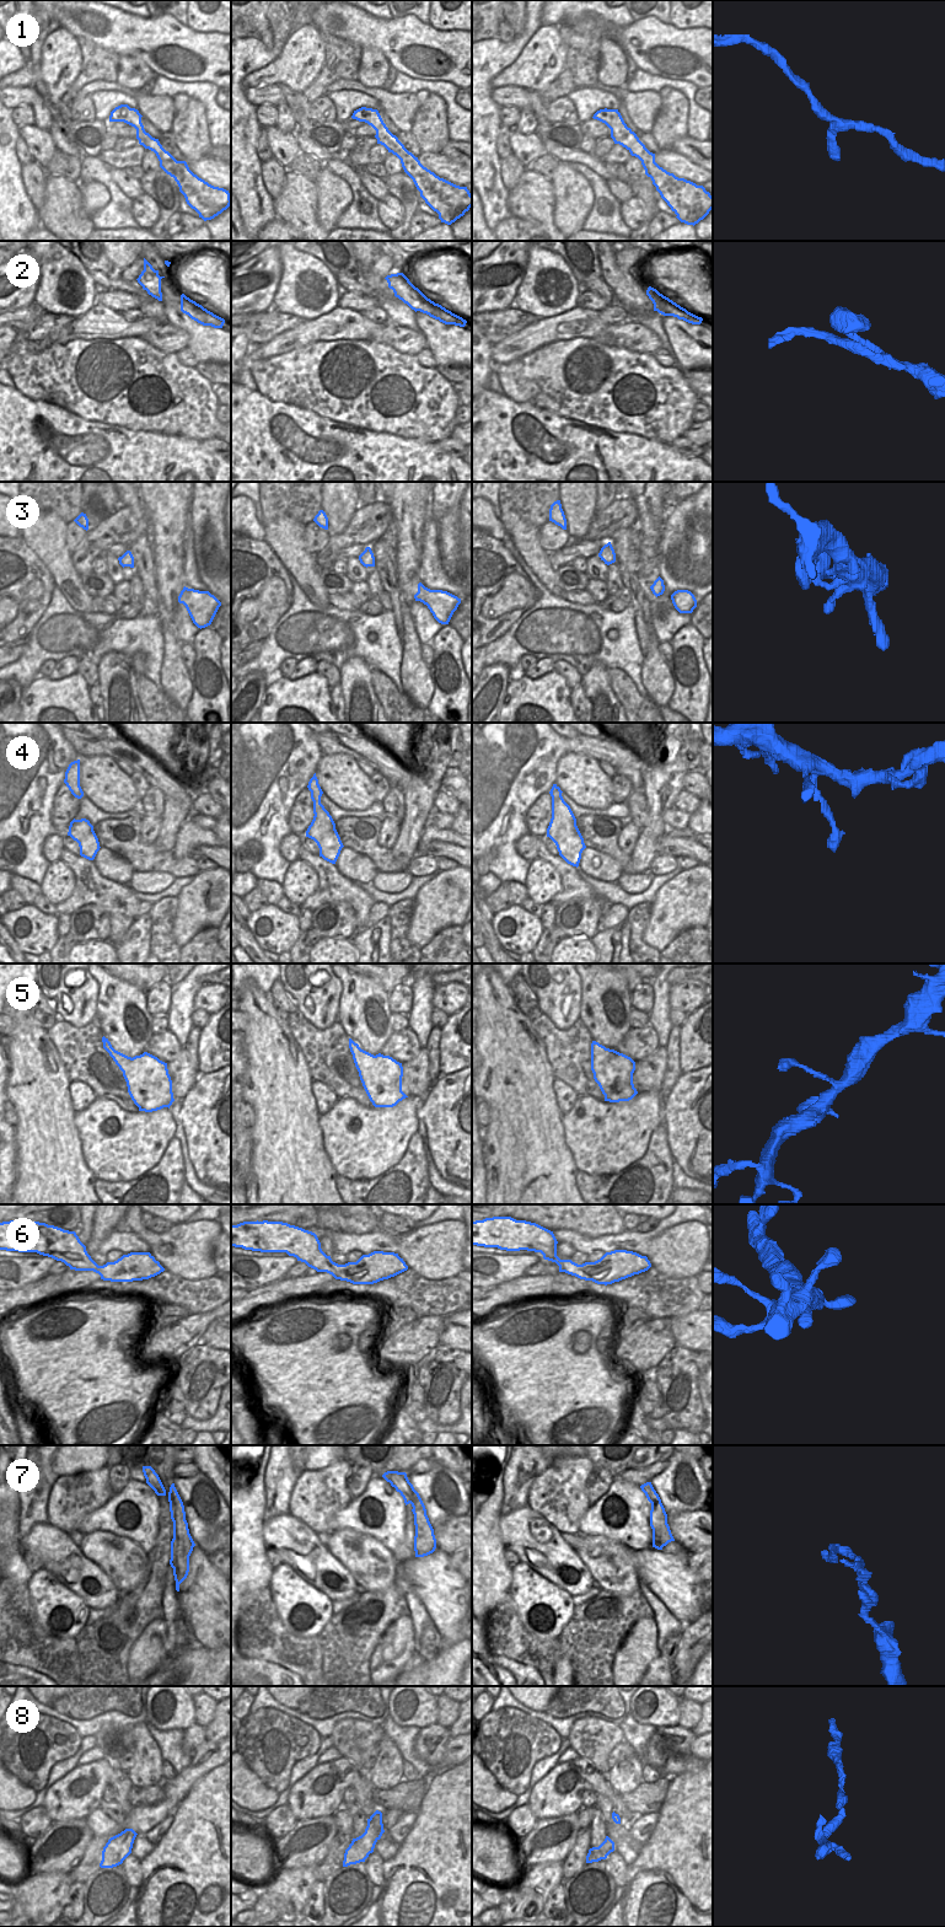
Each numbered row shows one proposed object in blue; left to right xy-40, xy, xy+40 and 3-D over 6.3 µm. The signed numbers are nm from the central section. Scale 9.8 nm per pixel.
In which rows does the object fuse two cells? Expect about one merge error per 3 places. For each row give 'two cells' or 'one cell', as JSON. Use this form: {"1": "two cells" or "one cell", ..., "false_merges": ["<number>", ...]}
{"1": "one cell", "2": "one cell", "3": "one cell", "4": "one cell", "5": "one cell", "6": "one cell", "7": "two cells", "8": "one cell", "false_merges": ["7"]}

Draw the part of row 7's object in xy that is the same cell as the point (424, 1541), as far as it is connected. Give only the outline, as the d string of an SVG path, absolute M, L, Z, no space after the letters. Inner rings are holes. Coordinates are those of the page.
M414 1489L417 1493L417 1502L414 1503L414 1507L412 1509L414 1514L414 1525L415 1525L415 1536L414 1536L414 1551L415 1551L415 1557L424 1557L430 1553L433 1553L436 1548L436 1539L434 1535L434 1529L429 1521L429 1518L426 1515L426 1509L425 1505L419 1496L419 1493Z

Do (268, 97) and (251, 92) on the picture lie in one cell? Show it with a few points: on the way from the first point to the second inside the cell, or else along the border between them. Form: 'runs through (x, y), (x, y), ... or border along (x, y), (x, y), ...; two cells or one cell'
runs through (264, 96), (254, 95); one cell

